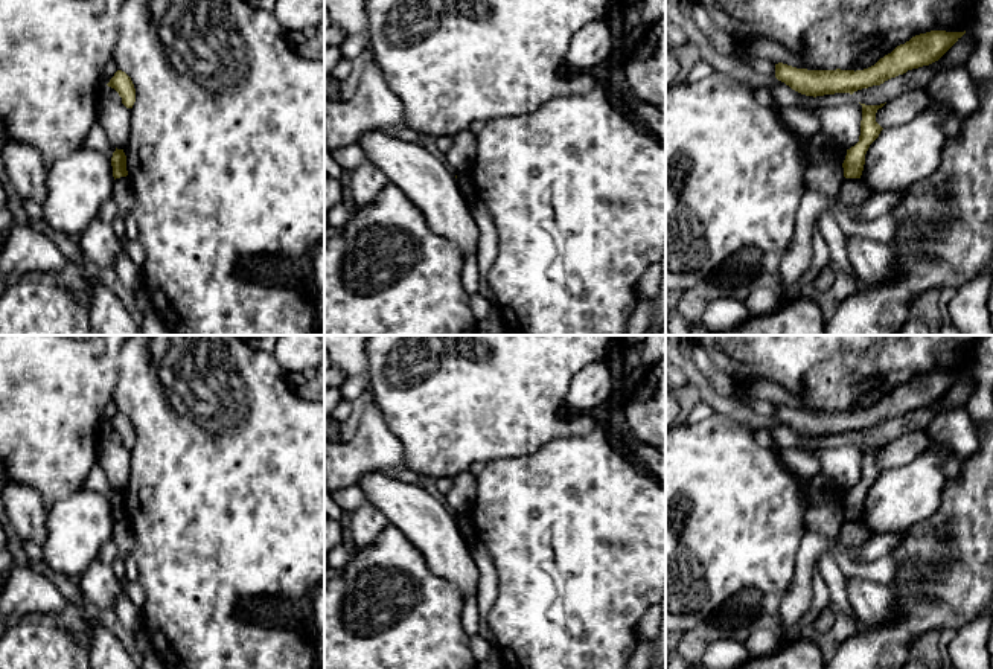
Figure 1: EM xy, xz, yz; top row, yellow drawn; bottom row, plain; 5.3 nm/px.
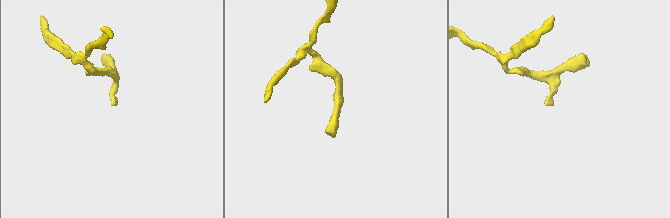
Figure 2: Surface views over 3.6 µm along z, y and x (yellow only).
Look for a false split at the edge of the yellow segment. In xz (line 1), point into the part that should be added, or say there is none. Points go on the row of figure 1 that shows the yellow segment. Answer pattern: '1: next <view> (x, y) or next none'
1: next none

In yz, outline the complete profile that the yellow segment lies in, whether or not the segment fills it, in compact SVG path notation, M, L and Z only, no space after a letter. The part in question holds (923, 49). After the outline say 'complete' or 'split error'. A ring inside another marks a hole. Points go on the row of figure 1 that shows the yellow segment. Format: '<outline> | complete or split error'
M931 30L912 37L864 70L807 70L783 62L775 64L775 78L806 96L850 93L880 85L908 70L938 61L964 32Z | complete

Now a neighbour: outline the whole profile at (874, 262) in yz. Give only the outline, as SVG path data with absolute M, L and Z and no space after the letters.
M847 236L850 262L864 286L877 286L899 276L896 248L874 239Z

